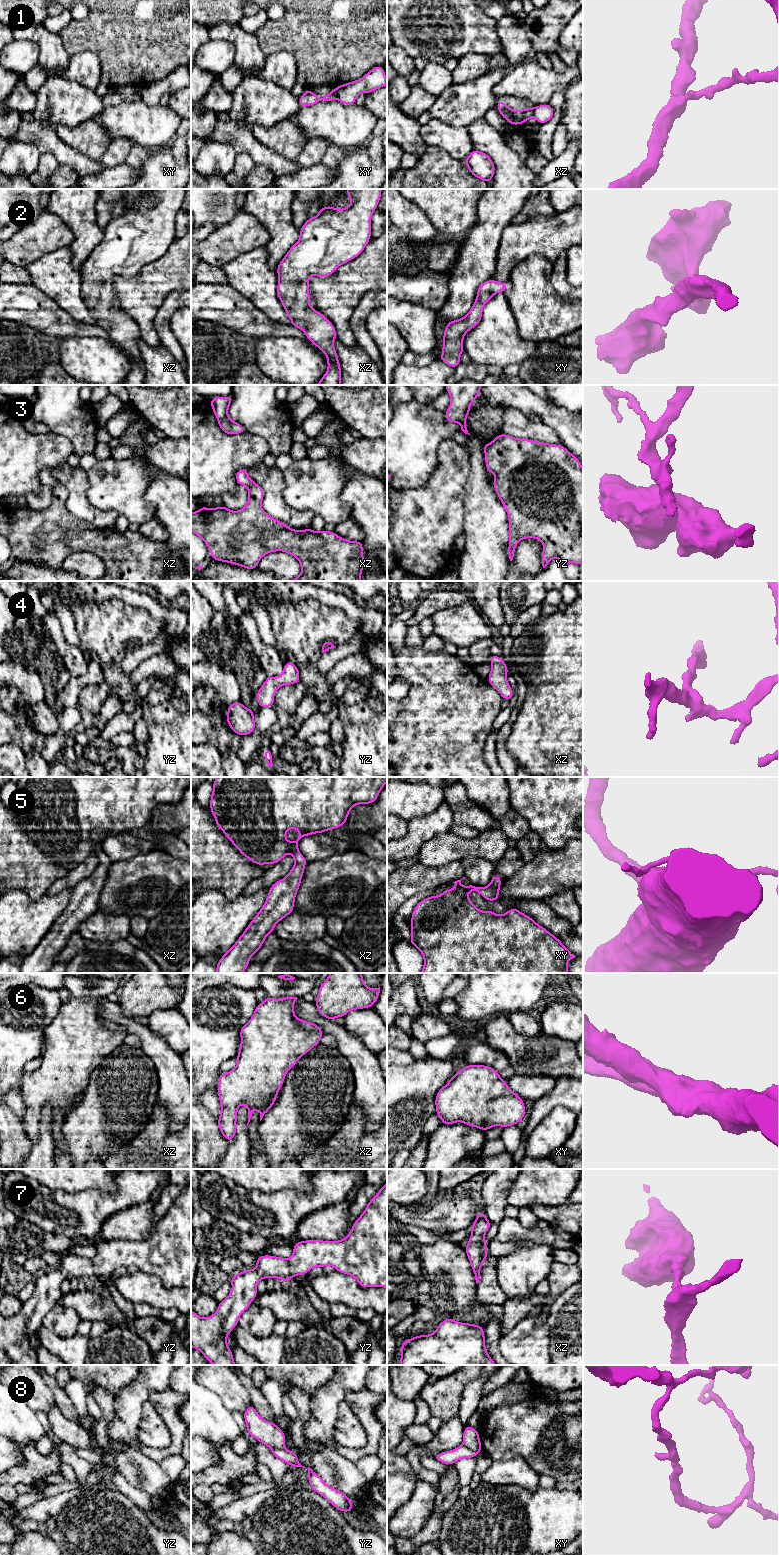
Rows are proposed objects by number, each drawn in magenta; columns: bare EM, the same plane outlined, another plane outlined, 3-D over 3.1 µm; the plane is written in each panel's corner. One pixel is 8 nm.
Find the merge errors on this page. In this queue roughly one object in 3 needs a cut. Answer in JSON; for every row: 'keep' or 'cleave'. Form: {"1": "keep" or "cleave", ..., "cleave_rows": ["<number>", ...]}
{"1": "cleave", "2": "keep", "3": "cleave", "4": "keep", "5": "keep", "6": "keep", "7": "keep", "8": "cleave", "cleave_rows": ["1", "3", "8"]}

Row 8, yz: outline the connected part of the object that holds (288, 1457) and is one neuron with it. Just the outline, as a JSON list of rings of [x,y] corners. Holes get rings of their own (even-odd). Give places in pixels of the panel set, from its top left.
[[[271,1449],[271,1450],[274,1456],[282,1460],[285,1464],[289,1464],[293,1468],[297,1467],[306,1468],[299,1463],[296,1451],[289,1451],[286,1449]]]

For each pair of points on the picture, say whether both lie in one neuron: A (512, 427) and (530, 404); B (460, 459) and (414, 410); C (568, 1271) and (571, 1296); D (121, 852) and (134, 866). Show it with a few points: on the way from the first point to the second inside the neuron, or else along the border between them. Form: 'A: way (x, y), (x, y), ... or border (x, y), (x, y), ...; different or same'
A: border (504, 405), (516, 408), (528, 417); different
B: border (451, 437), (445, 438), (438, 446), (437, 463); different
C: border (572, 1284), (555, 1299); different
D: border (149, 851), (112, 862); different

